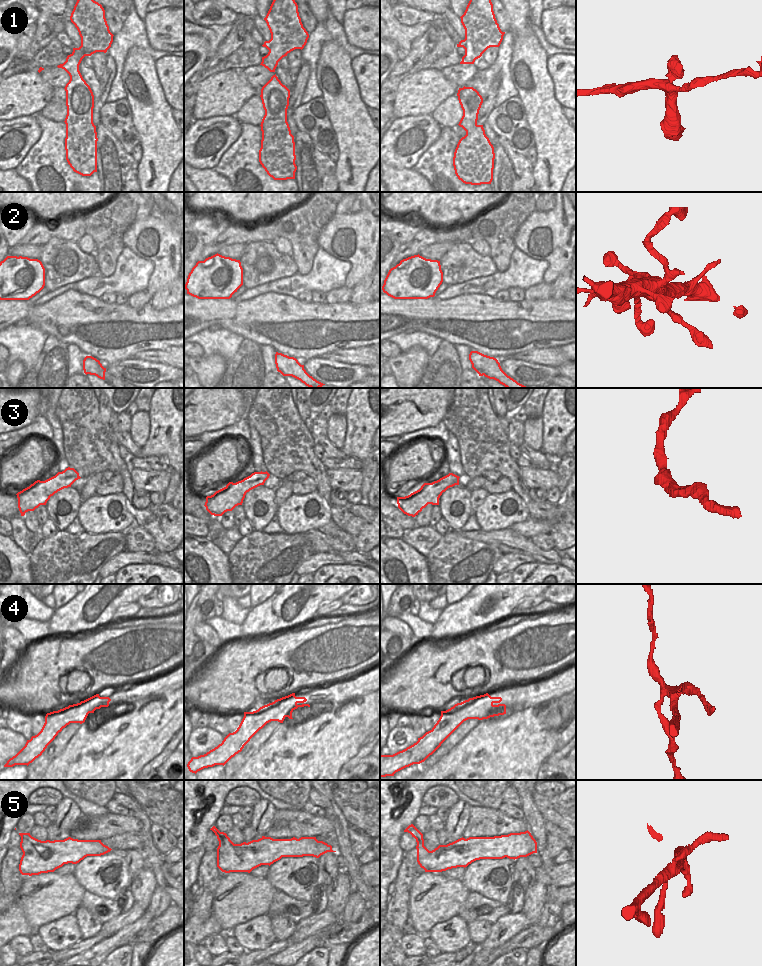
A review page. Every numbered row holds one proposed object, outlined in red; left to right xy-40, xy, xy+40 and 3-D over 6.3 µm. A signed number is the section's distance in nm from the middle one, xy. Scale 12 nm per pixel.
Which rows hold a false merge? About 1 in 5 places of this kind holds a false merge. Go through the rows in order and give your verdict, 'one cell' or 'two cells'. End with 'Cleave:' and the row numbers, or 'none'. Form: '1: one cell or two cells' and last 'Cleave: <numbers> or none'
1: one cell
2: one cell
3: one cell
4: two cells
5: one cell
Cleave: 4

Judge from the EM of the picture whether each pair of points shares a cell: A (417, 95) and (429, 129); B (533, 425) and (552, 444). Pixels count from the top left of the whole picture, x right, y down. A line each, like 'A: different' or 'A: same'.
A: different
B: different

